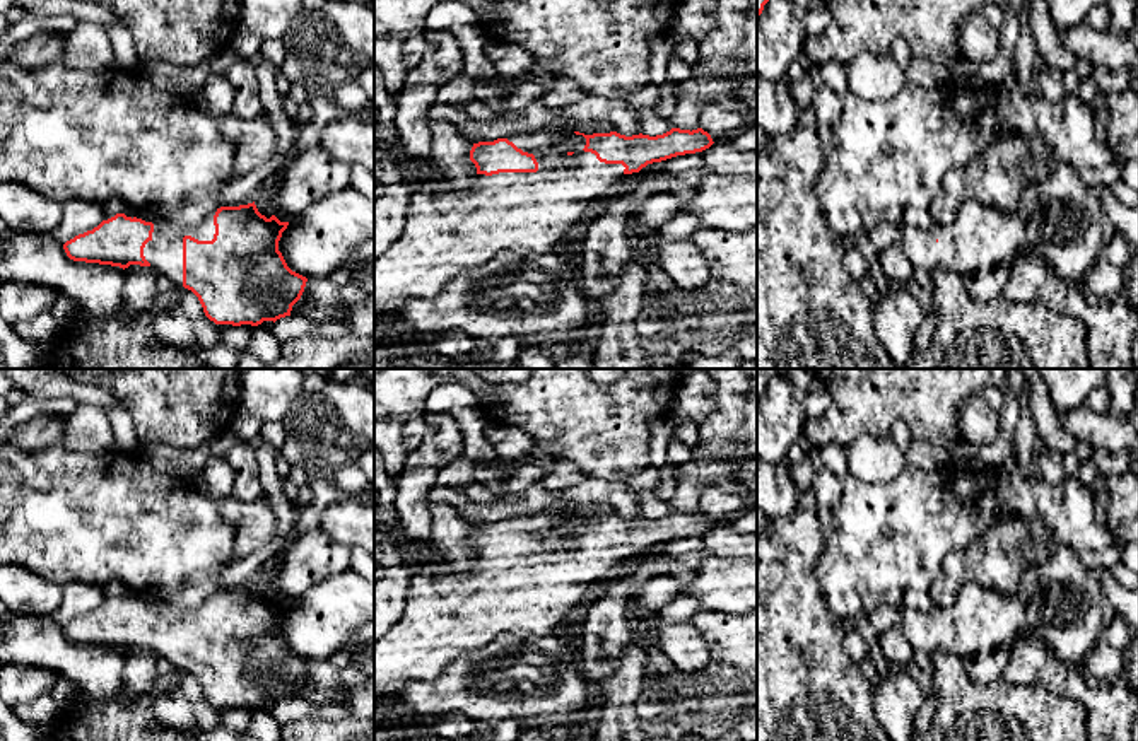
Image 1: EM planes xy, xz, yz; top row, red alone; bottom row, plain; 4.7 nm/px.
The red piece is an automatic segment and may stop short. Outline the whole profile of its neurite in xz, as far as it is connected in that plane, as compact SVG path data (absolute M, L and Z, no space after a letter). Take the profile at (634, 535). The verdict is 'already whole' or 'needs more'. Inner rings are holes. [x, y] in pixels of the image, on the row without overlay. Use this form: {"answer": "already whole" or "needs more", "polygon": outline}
{"answer": "needs more", "polygon": "M548 507L528 517L473 526L470 543L477 557L468 572L455 574L448 567L441 575L417 574L408 582L403 615L374 644L374 702L395 703L408 681L431 681L458 656L504 635L552 635L560 621L581 613L620 558L658 551L661 543L702 534L714 526L702 511L672 511L656 519L574 516L586 521L581 534L562 534L557 526L572 516Z"}

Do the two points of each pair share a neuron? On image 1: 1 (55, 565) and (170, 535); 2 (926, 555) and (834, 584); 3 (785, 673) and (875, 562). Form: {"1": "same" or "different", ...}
{"1": "same", "2": "same", "3": "different"}

